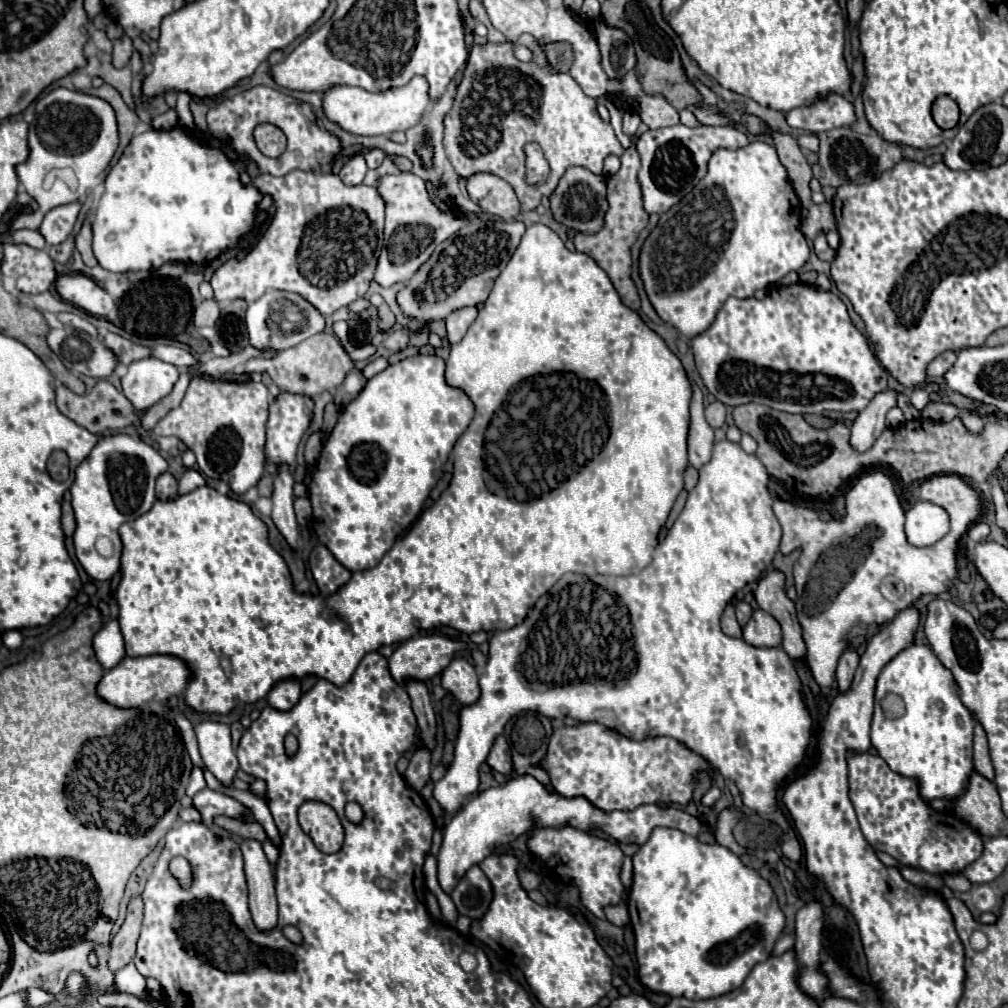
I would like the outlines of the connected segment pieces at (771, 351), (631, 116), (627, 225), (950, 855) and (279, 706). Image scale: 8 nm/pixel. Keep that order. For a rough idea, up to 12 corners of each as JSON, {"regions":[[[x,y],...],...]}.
{"regions":[[[728,297],[692,339],[724,405],[864,411],[888,389],[844,301]],[[634,111],[624,113],[624,133],[636,135],[640,115]],[[636,141],[608,177],[606,225],[576,235],[624,305],[640,311],[632,245],[648,225]],[[876,753],[848,757],[864,839],[900,865],[960,873],[978,829],[934,811]],[[280,681],[268,693],[268,705],[290,711],[300,701],[300,683]]]}

